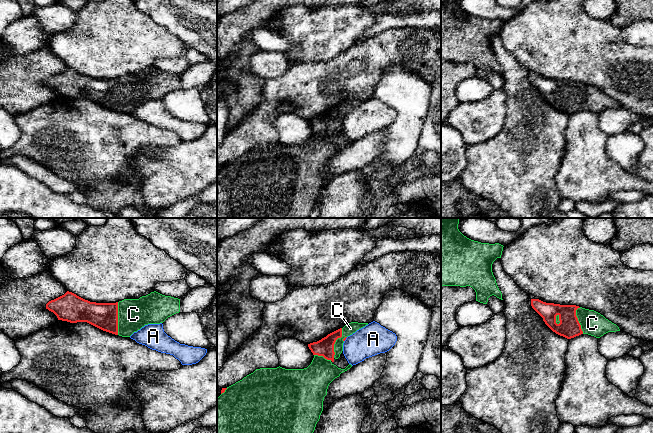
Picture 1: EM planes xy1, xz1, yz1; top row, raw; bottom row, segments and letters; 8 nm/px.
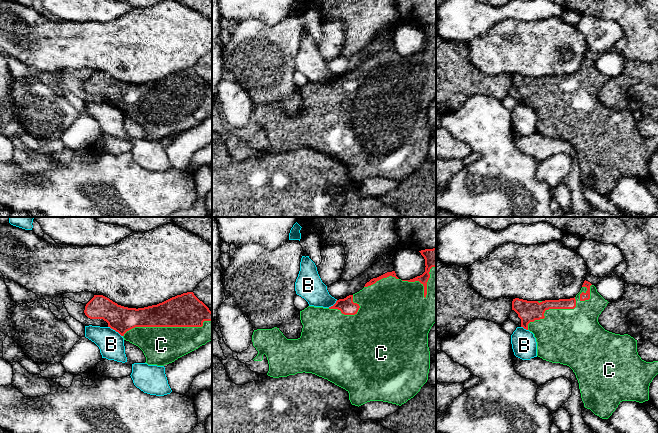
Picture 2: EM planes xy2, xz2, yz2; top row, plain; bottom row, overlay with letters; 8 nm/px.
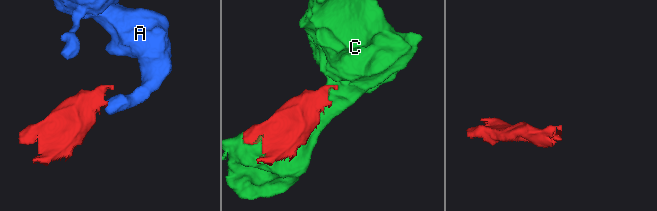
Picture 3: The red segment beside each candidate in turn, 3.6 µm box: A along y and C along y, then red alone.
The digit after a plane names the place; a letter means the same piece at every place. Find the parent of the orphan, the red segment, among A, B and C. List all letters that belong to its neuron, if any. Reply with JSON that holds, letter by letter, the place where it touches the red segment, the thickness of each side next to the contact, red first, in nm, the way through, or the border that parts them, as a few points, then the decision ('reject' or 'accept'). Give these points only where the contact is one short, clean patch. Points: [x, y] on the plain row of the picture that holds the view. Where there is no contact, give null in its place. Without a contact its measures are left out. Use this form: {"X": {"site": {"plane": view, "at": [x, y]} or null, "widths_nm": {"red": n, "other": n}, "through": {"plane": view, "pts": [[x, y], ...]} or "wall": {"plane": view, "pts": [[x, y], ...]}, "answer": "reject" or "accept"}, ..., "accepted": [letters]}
{"A": {"site": {"plane": "xz1", "at": [345, 115]}, "widths_nm": {"red": 20, "other": 240}, "wall": {"plane": "xz1", "pts": [[347, 113], [344, 117]]}, "answer": "reject"}, "B": {"site": {"plane": "xy2", "at": [115, 106]}, "widths_nm": {"red": 200, "other": 200}, "wall": {"plane": "xy2", "pts": [[108, 102], [122, 112]]}, "answer": "reject"}, "C": {"site": {"plane": "xy2", "at": [167, 102]}, "widths_nm": {"red": 280, "other": 300}, "answer": "accept"}, "accepted": ["C"]}

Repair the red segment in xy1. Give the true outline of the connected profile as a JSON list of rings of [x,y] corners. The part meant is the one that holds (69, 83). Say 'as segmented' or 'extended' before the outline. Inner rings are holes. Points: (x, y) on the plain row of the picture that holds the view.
extended; [[[67,67],[64,71],[49,77],[46,80],[46,85],[53,88],[58,96],[70,99],[87,98],[103,107],[122,113],[130,113],[145,101],[163,99],[168,93],[179,89],[180,75],[154,67],[139,75],[124,75],[116,79],[96,79]]]

